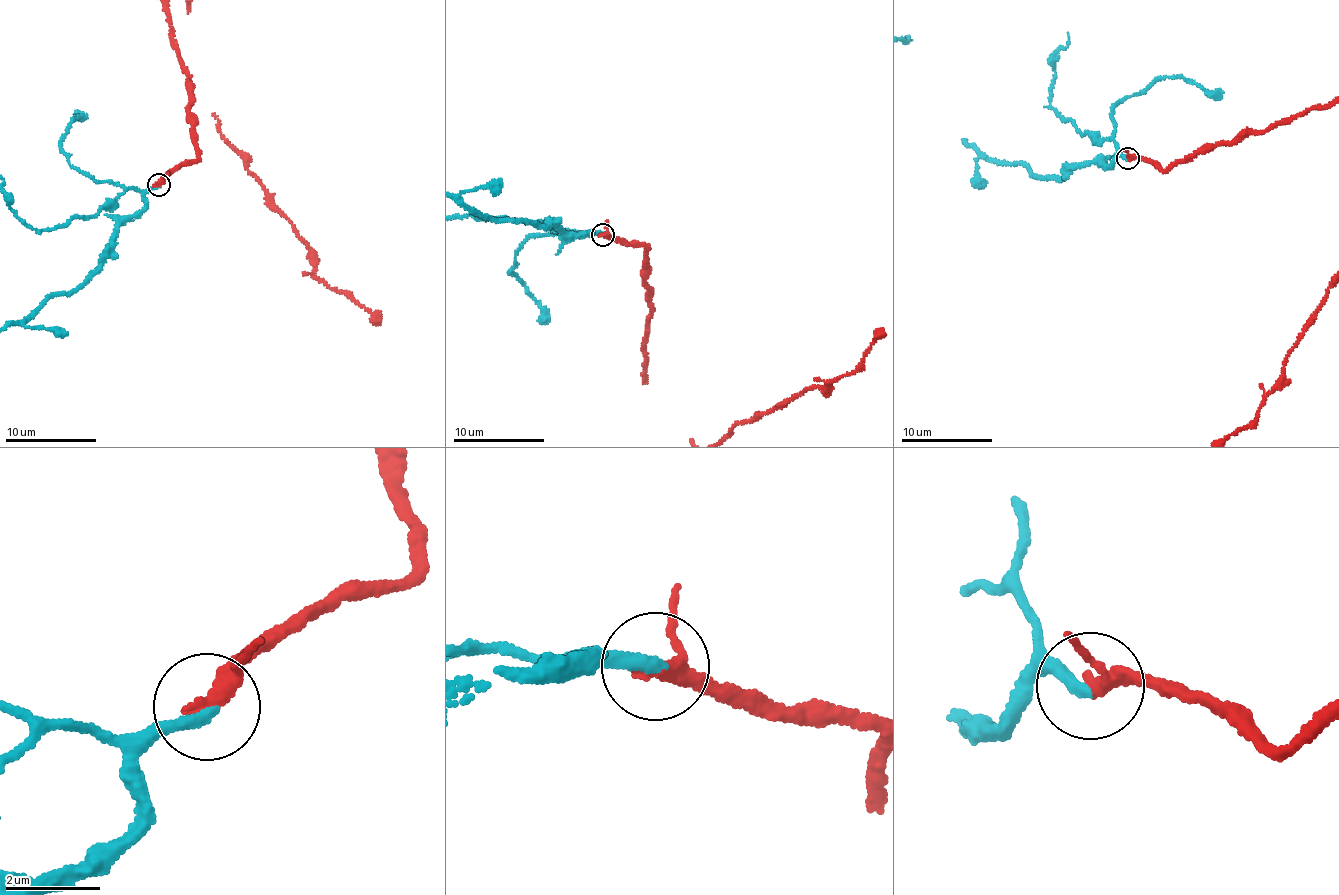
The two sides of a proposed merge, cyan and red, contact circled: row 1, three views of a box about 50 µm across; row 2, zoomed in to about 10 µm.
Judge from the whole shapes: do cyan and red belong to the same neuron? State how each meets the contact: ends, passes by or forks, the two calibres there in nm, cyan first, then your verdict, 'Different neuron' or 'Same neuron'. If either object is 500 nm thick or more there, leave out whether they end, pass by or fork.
At the ring cyan ends. At the ring red passes by. Thickness 280 nm (cyan) against 280 nm. Same neuron

